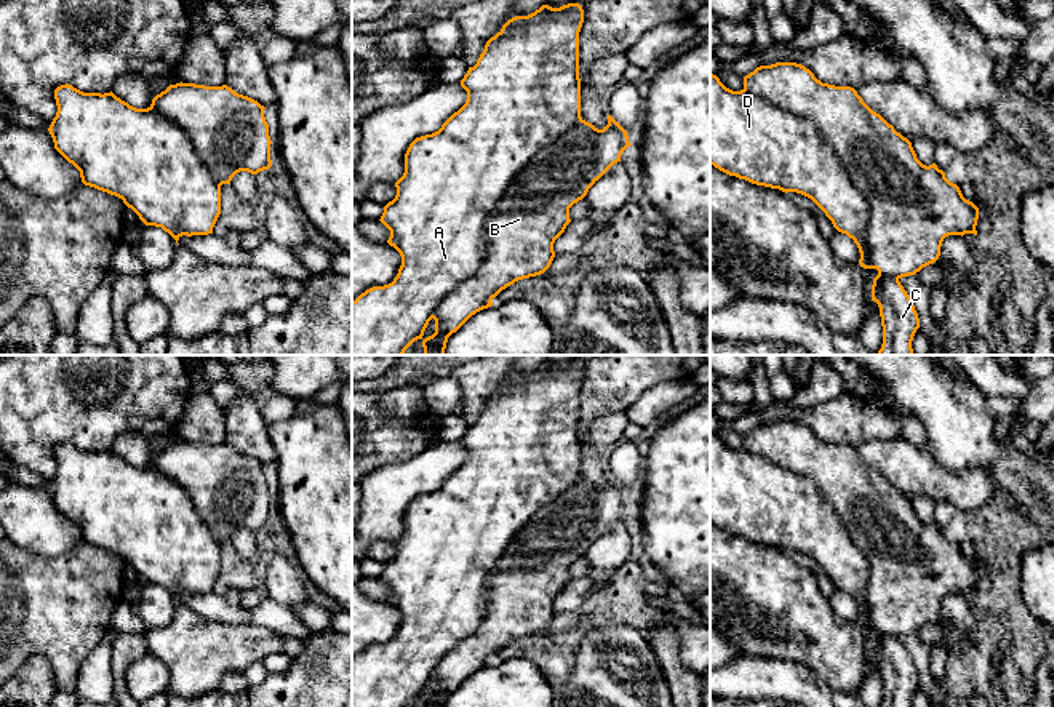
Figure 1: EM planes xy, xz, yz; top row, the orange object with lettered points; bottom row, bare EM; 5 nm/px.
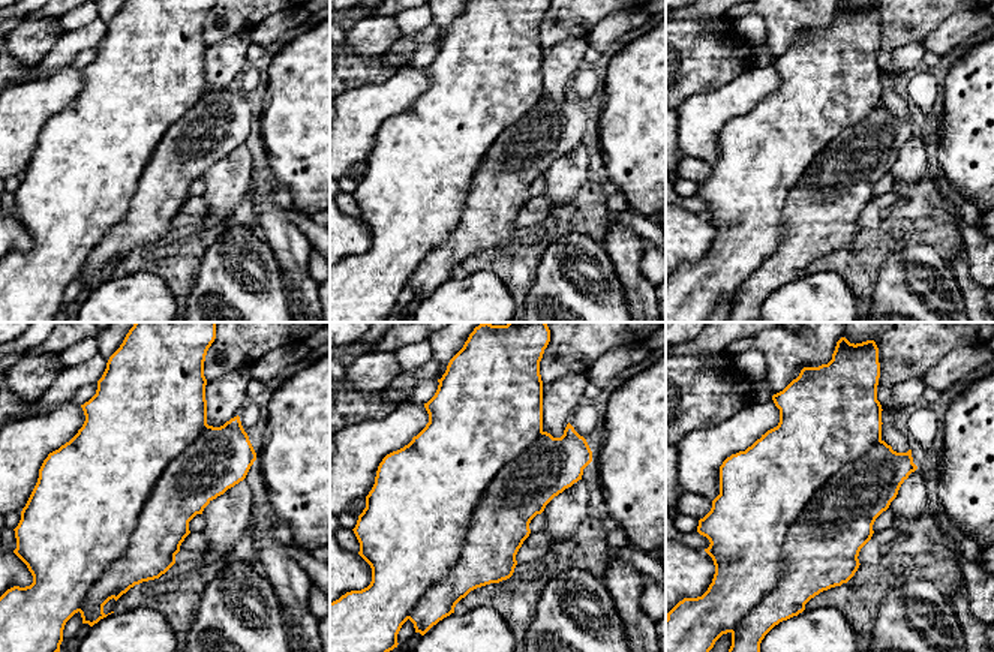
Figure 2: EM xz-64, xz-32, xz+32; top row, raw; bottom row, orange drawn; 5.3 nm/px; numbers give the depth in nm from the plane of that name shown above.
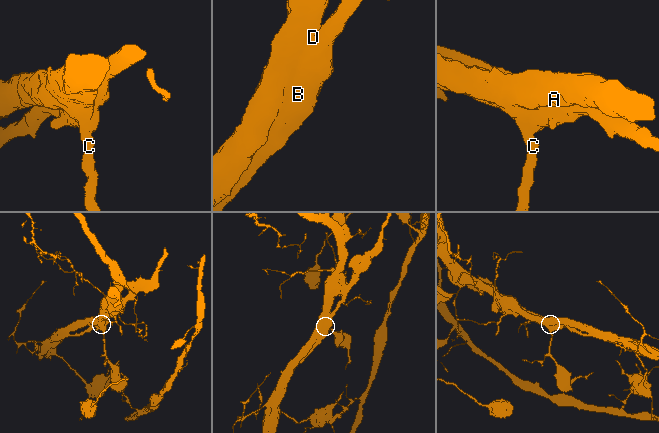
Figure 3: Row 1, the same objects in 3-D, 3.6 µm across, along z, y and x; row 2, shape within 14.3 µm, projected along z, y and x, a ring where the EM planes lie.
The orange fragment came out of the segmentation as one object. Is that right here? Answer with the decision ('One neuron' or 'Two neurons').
Two neurons

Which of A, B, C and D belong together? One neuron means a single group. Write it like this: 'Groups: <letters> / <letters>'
Groups: A C D / B

